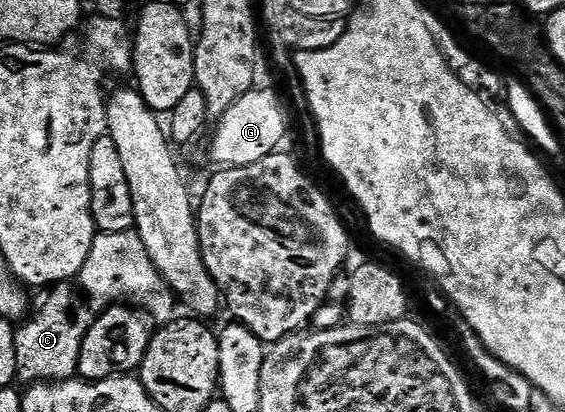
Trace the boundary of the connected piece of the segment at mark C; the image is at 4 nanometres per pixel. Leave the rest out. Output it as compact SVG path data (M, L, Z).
M75 284L54 285L45 293L48 294L37 305L35 302L30 316L16 329L16 375L24 387L73 380L78 374L82 343L94 320L93 306L81 296Z

